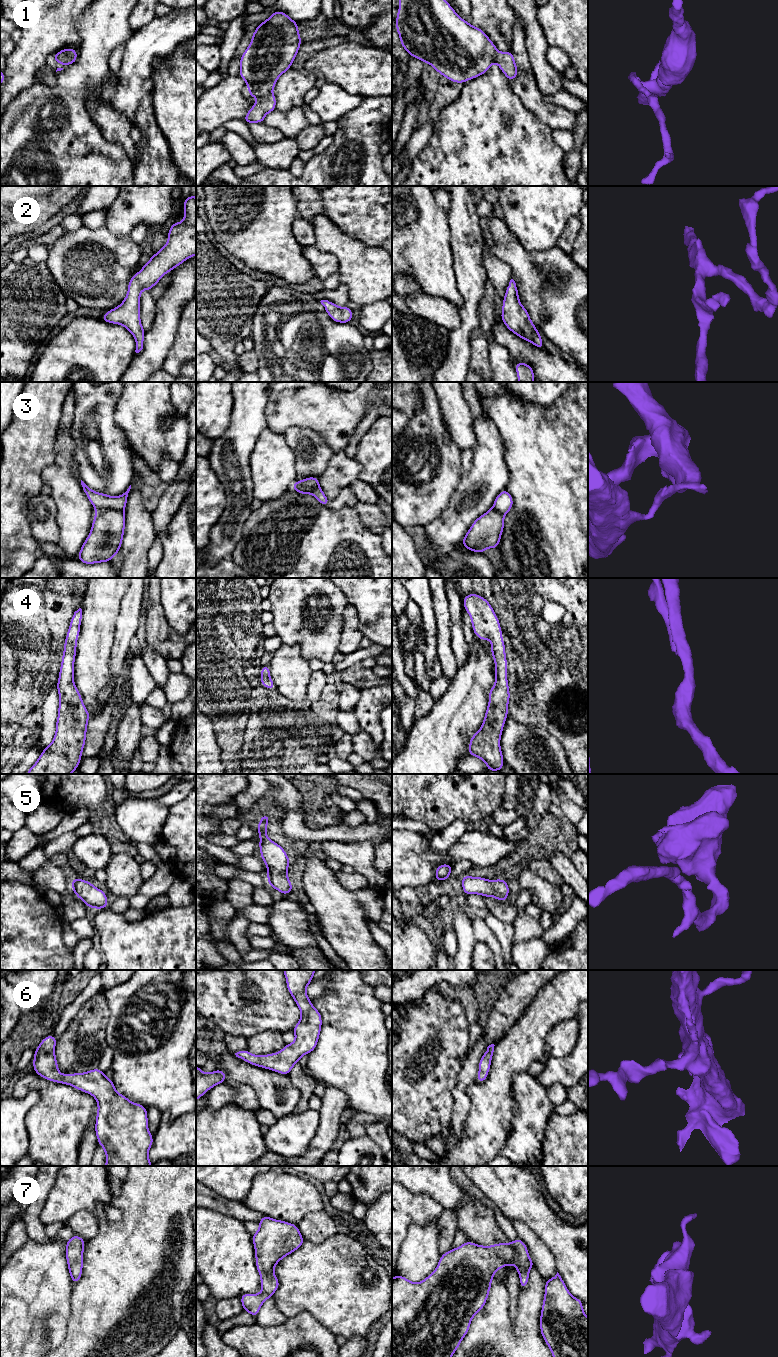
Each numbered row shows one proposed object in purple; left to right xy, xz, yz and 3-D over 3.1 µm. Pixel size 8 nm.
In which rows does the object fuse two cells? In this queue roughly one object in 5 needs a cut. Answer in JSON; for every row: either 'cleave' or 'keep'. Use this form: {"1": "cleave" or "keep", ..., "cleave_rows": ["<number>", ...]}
{"1": "keep", "2": "keep", "3": "cleave", "4": "keep", "5": "keep", "6": "keep", "7": "keep", "cleave_rows": ["3"]}

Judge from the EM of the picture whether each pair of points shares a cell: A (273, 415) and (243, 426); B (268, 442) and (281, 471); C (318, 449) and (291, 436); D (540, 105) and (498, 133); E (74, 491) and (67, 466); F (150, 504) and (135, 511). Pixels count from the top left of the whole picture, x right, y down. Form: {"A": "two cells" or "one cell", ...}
{"A": "two cells", "B": "one cell", "C": "one cell", "D": "two cells", "E": "one cell", "F": "two cells"}

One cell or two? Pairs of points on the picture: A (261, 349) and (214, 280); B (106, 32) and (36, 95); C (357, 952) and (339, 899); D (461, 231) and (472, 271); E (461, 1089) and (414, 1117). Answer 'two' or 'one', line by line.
A: two
B: one
C: one
D: one
E: two

